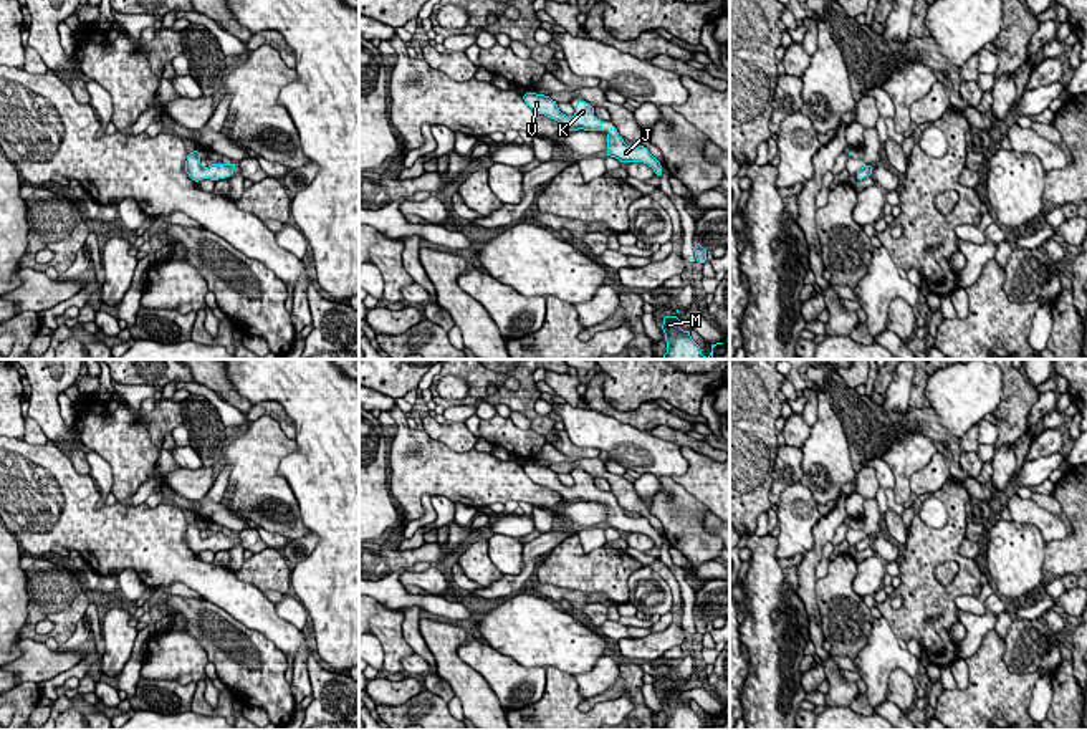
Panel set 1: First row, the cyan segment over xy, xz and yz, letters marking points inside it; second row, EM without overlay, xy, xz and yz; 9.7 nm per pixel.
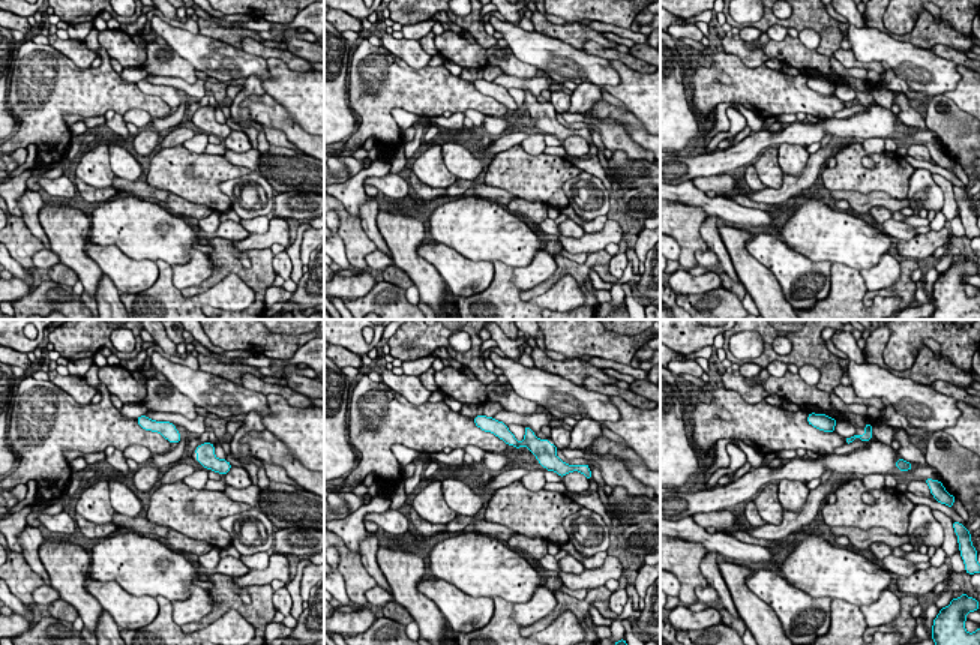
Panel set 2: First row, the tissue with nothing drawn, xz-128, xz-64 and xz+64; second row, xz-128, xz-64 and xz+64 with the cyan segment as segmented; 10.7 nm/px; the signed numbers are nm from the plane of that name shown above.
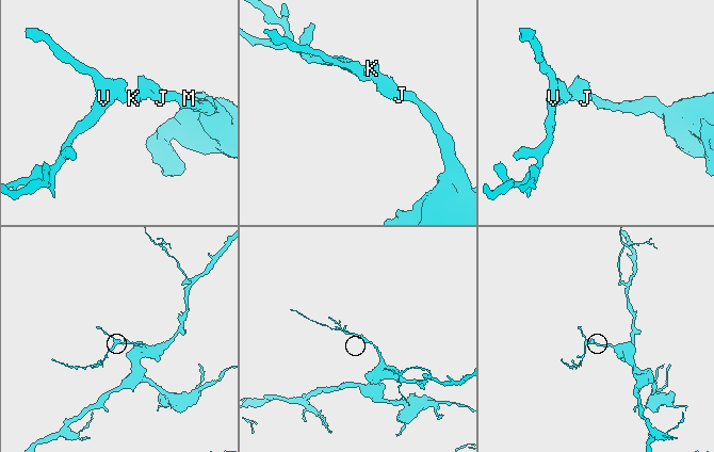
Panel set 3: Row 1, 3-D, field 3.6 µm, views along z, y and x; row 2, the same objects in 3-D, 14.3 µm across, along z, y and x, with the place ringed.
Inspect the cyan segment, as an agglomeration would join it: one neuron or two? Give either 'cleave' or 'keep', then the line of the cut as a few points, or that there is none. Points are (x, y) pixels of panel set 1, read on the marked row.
keep; no cut

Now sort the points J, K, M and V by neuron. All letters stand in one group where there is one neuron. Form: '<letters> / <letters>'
J K M V

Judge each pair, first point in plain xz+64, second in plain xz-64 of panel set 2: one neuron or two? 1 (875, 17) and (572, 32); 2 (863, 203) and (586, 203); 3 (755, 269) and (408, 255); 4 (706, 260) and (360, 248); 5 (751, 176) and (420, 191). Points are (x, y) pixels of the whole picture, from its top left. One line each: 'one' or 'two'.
1: one
2: two
3: one
4: two
5: one

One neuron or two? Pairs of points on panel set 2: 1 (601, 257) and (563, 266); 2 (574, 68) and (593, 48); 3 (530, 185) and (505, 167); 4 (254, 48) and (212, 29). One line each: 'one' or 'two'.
1: one
2: two
3: one
4: two

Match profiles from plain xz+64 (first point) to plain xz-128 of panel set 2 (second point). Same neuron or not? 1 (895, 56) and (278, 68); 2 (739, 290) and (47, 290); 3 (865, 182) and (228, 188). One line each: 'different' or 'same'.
1: different
2: different
3: different

